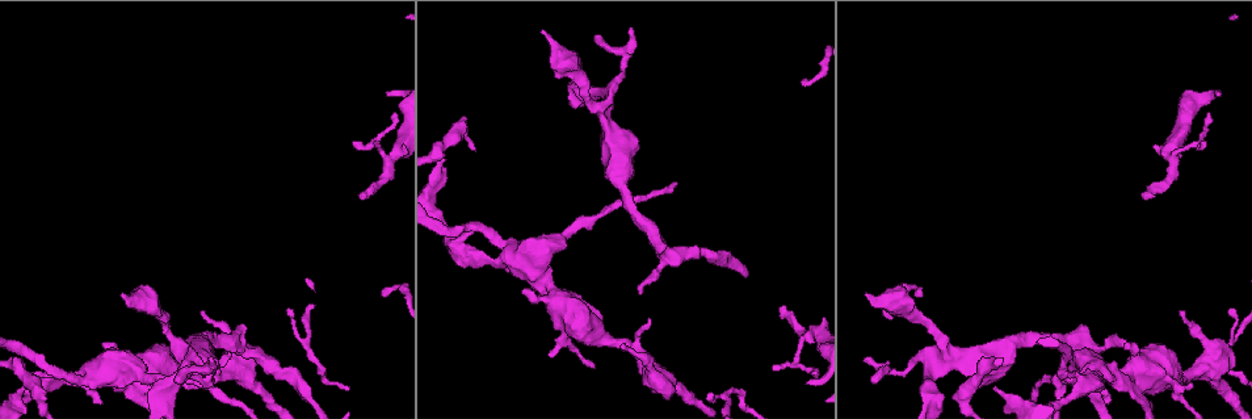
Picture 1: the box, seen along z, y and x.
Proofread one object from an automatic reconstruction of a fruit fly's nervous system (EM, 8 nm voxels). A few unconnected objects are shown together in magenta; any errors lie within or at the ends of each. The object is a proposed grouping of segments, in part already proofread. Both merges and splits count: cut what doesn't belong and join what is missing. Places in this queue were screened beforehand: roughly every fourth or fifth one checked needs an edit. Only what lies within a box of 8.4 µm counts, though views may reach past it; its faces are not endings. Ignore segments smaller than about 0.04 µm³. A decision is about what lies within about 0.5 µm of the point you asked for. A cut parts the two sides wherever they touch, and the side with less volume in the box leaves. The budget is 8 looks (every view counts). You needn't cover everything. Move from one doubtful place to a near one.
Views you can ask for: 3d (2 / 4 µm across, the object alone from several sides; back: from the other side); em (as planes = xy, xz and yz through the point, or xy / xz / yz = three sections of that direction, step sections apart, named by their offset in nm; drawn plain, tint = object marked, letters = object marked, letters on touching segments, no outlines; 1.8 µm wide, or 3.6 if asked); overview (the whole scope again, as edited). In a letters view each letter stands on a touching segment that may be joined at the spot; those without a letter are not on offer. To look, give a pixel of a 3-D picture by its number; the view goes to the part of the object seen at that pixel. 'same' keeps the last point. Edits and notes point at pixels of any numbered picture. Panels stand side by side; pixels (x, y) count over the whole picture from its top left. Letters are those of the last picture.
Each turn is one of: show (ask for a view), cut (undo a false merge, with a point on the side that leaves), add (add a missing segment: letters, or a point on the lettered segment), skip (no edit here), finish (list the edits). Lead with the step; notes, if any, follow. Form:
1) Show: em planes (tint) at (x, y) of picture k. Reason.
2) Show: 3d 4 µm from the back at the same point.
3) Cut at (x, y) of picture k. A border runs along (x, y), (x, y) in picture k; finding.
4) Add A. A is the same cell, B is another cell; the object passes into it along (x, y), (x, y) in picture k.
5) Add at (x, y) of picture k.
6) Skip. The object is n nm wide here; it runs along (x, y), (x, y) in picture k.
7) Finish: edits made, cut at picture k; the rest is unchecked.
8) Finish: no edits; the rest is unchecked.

Show: em xz step 4 (letters) at (779, 308) of picture 1. Free end.

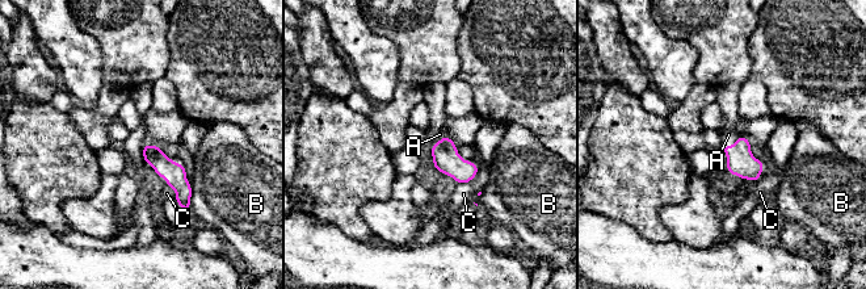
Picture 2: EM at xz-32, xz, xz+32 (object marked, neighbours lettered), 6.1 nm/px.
Show: em planes (letters) at the same point. Cut it another way.

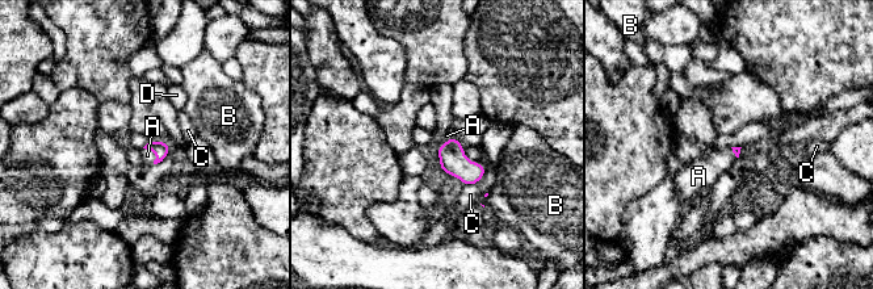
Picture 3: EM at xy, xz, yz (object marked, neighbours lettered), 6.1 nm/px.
Add A. The longest contact is with C, 170 nm; A is the same cell, B, C and D are other cells; the object passes into it along (160, 149), (154, 151), (147, 155) in picture 3; the cell continues.

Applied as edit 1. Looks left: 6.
Show: overview.

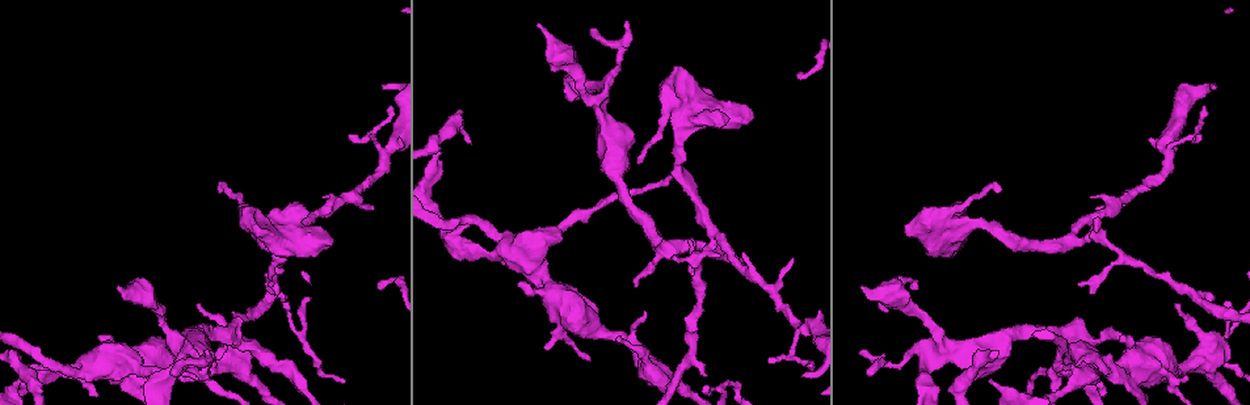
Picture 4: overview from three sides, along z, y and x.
Show: em yz step 16 (tint) at (1080, 283) of picture 4. An open end.

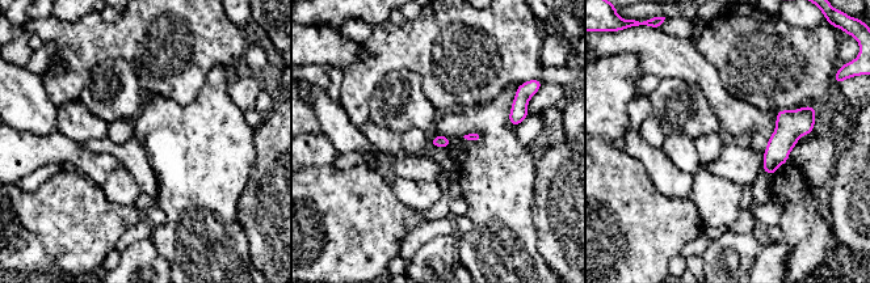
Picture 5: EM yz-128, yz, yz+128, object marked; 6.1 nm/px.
Show: em planes (letters) at the same point.

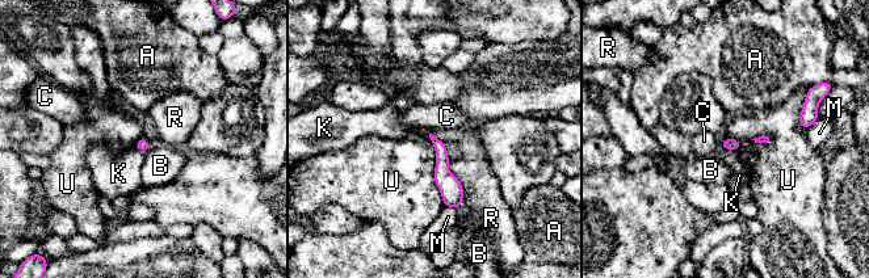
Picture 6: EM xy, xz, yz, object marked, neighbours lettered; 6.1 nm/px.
Skip. The object is 70 nm wide here; A, B, C, K, M, R and U are other cells; a border runs along (428, 137), (444, 206) in picture 6; no lettered segment goes on from it.

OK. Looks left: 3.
Show: em planes (letters) at (616, 339) of picture 4. Free end.

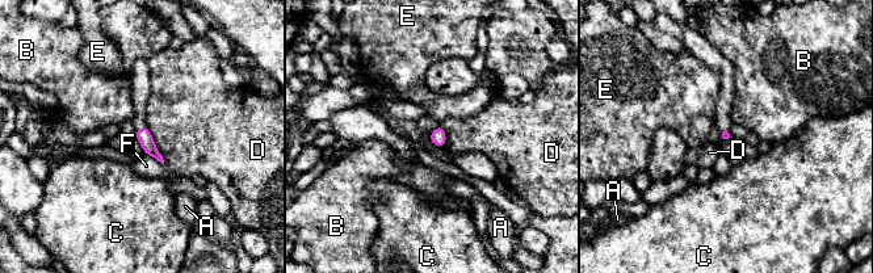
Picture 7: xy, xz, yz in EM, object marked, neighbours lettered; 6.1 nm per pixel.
Skip. The longest contact is with D, 260 nm; A, B, C, D, E and F are other cells; a border runs along (147, 127), (164, 164) in picture 7; none of them fits.

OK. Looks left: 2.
Finish: edits made, add at picture 3; the rest is unchecked.

